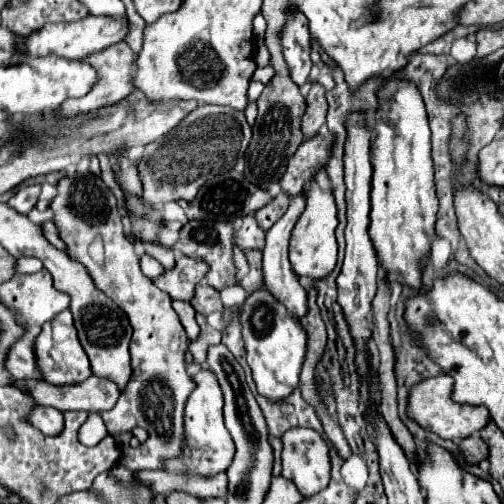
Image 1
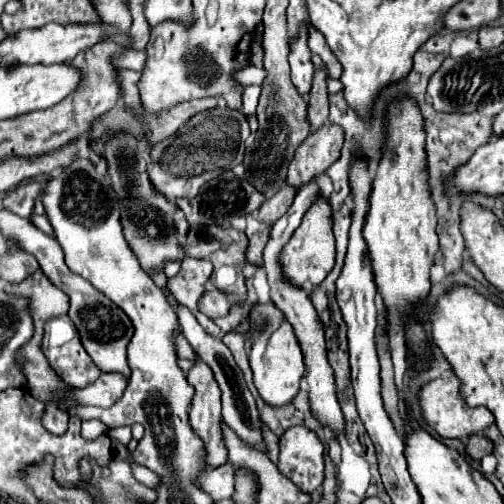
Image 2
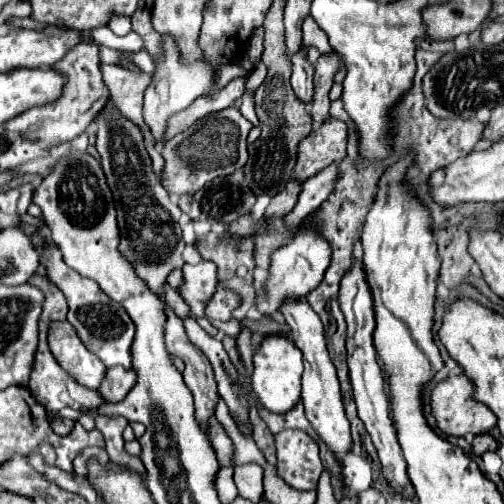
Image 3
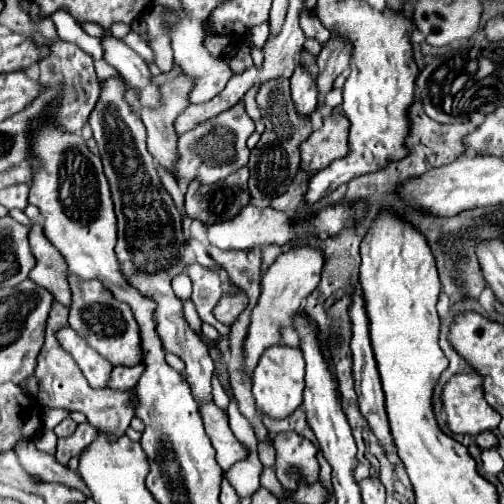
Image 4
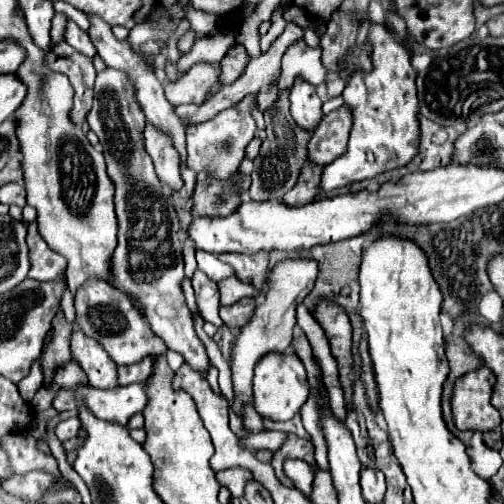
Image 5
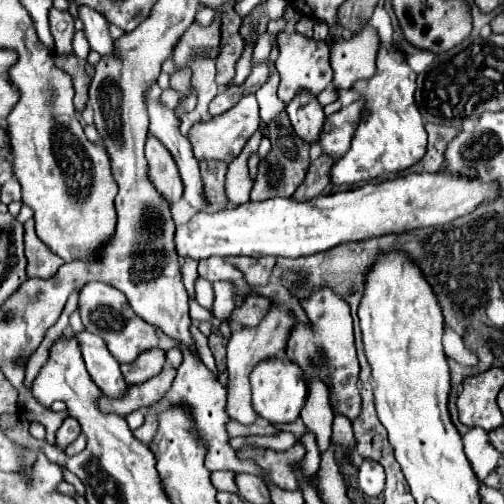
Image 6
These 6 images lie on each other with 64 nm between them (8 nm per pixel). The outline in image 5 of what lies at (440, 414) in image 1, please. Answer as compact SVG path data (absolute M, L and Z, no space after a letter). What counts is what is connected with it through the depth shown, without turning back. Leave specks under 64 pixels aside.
M476 368L454 382L452 416L458 430L486 432L500 426L500 412L490 404L492 386L488 368Z

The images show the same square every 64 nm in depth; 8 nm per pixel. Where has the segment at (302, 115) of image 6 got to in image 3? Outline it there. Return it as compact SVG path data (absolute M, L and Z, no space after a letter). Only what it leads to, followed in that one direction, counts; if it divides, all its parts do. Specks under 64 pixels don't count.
M302 48L302 52L296 52L290 58L290 62L292 62L292 88L294 88L296 96L308 104L314 96L314 84L312 84L314 66L308 62L304 48Z

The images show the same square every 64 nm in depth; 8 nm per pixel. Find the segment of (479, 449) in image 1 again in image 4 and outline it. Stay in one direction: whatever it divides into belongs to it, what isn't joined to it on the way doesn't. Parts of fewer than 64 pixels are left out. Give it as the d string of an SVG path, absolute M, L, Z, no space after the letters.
M482 432L476 436L476 446L480 450L488 450L488 448L496 448L498 446L498 438L492 432Z

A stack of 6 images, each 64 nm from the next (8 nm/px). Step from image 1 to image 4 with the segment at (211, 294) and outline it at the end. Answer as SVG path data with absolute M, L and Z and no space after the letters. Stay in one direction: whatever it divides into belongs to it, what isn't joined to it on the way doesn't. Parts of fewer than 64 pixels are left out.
M236 292L236 294L222 294L216 308L212 310L216 320L224 322L224 324L234 324L238 314L244 310L246 306L246 296L242 292Z

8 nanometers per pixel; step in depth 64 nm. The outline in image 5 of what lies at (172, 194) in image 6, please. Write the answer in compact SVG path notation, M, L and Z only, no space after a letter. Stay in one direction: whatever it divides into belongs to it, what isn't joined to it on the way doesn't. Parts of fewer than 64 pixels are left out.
M146 122L144 145L154 160L156 174L160 176L160 180L172 190L180 190L180 154L176 152L176 148L172 148L172 140L168 140L168 136L160 132L160 128L152 128L152 122Z

